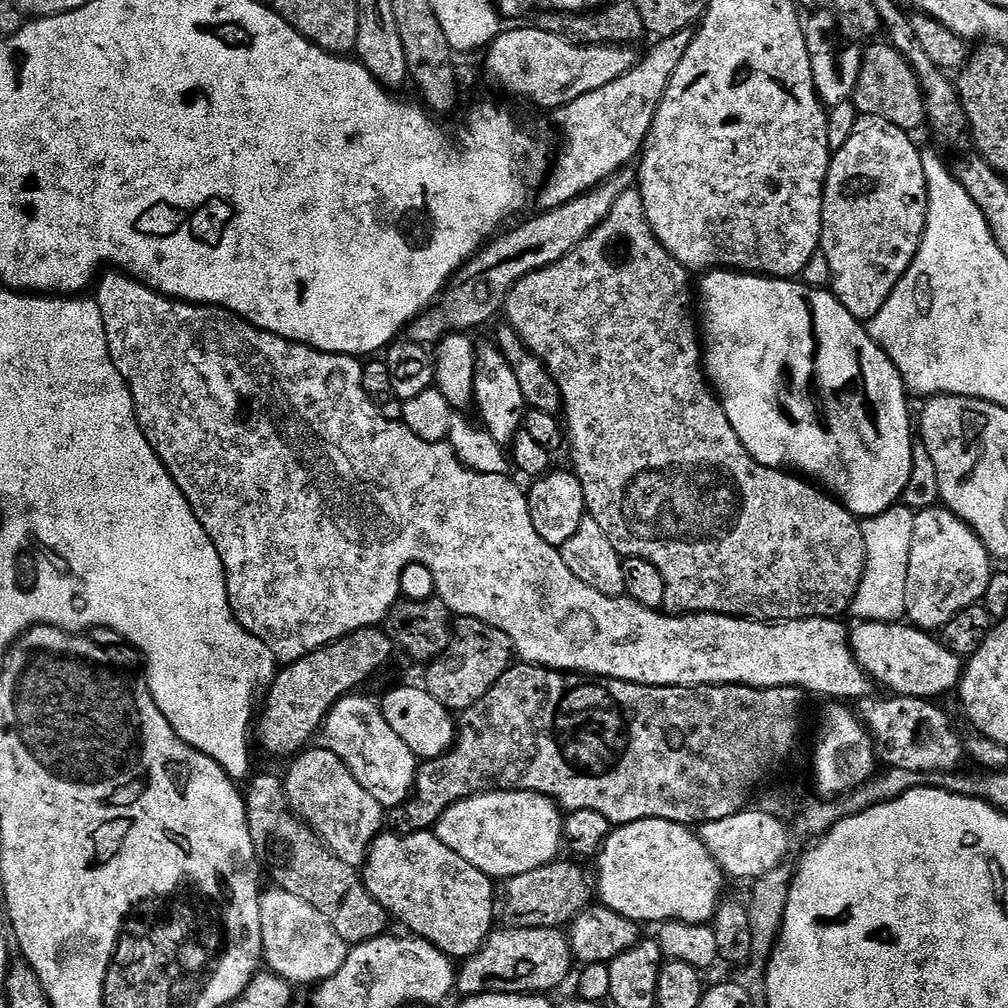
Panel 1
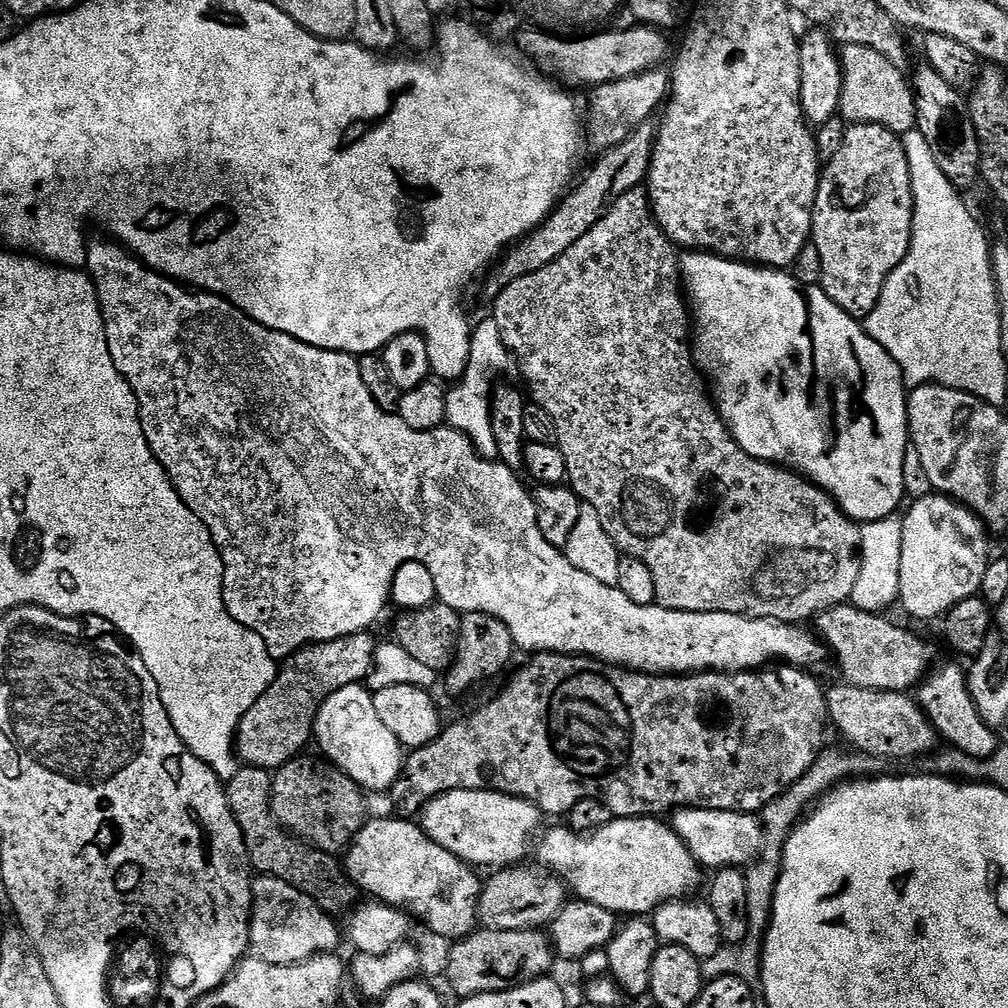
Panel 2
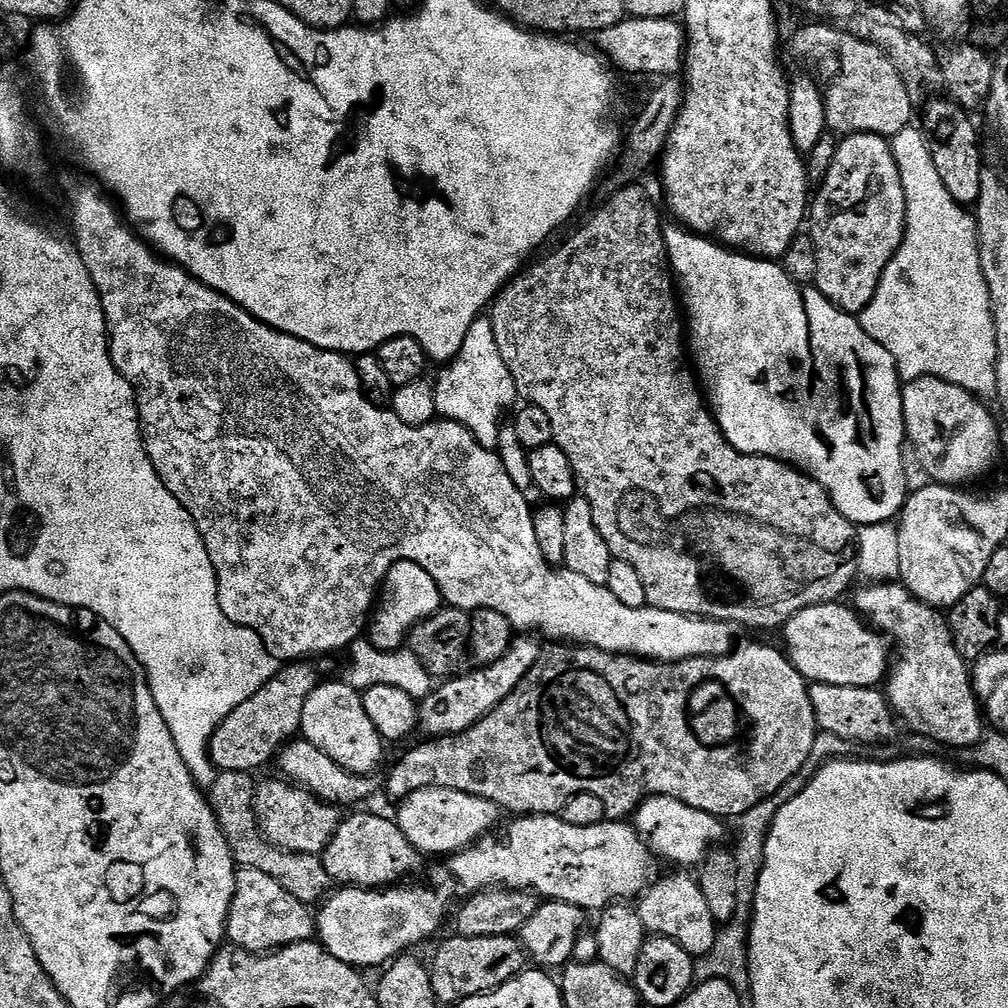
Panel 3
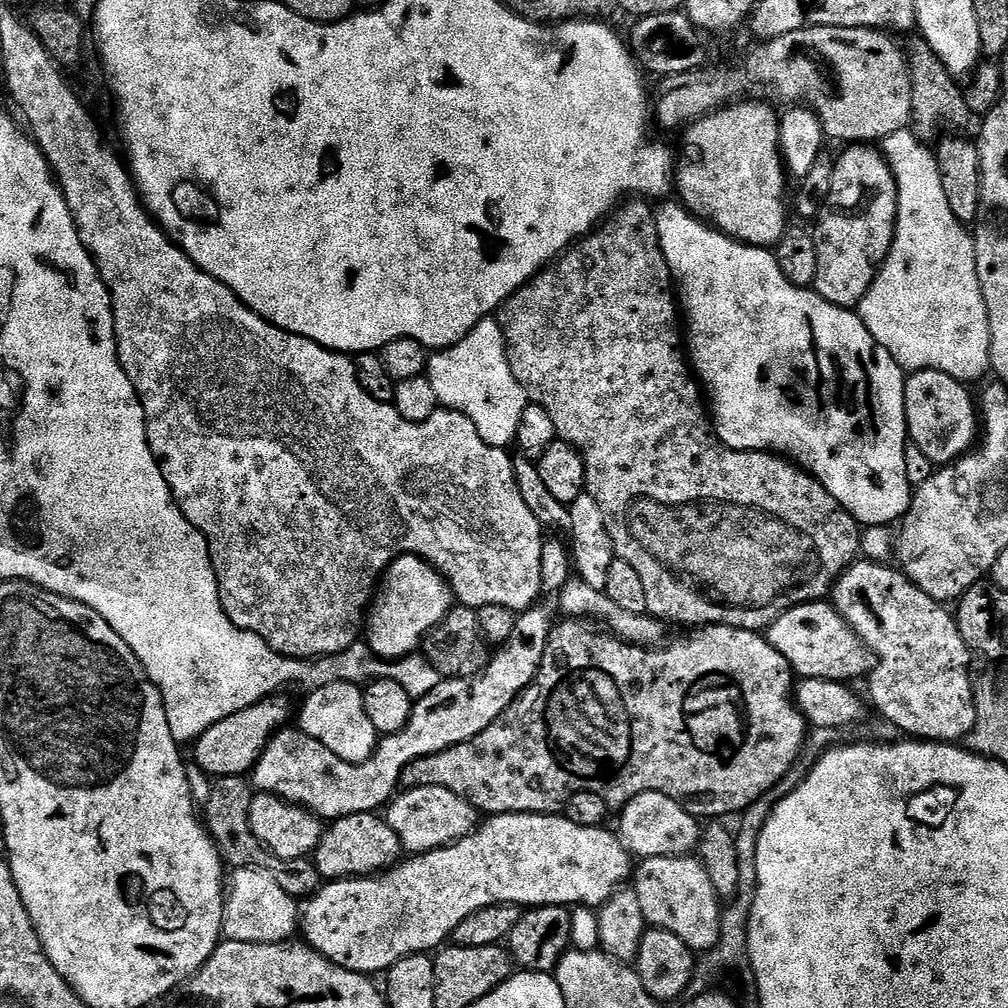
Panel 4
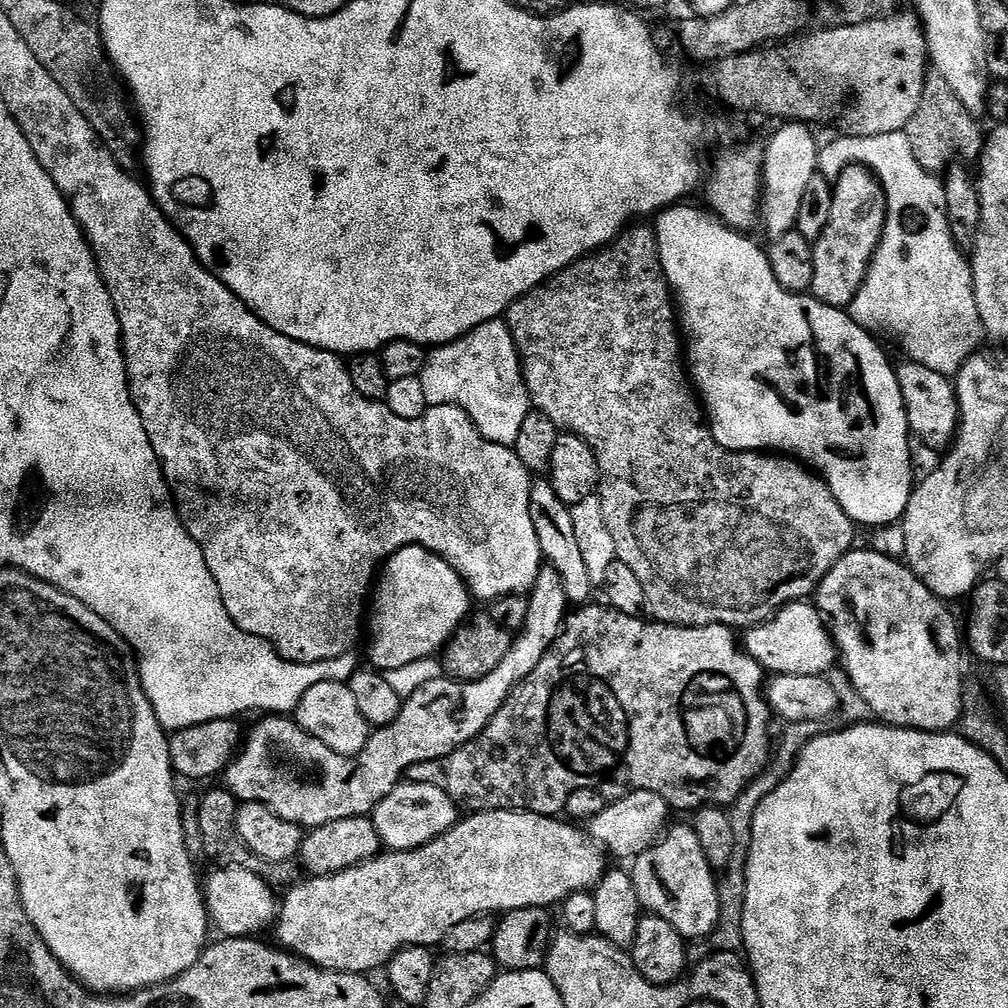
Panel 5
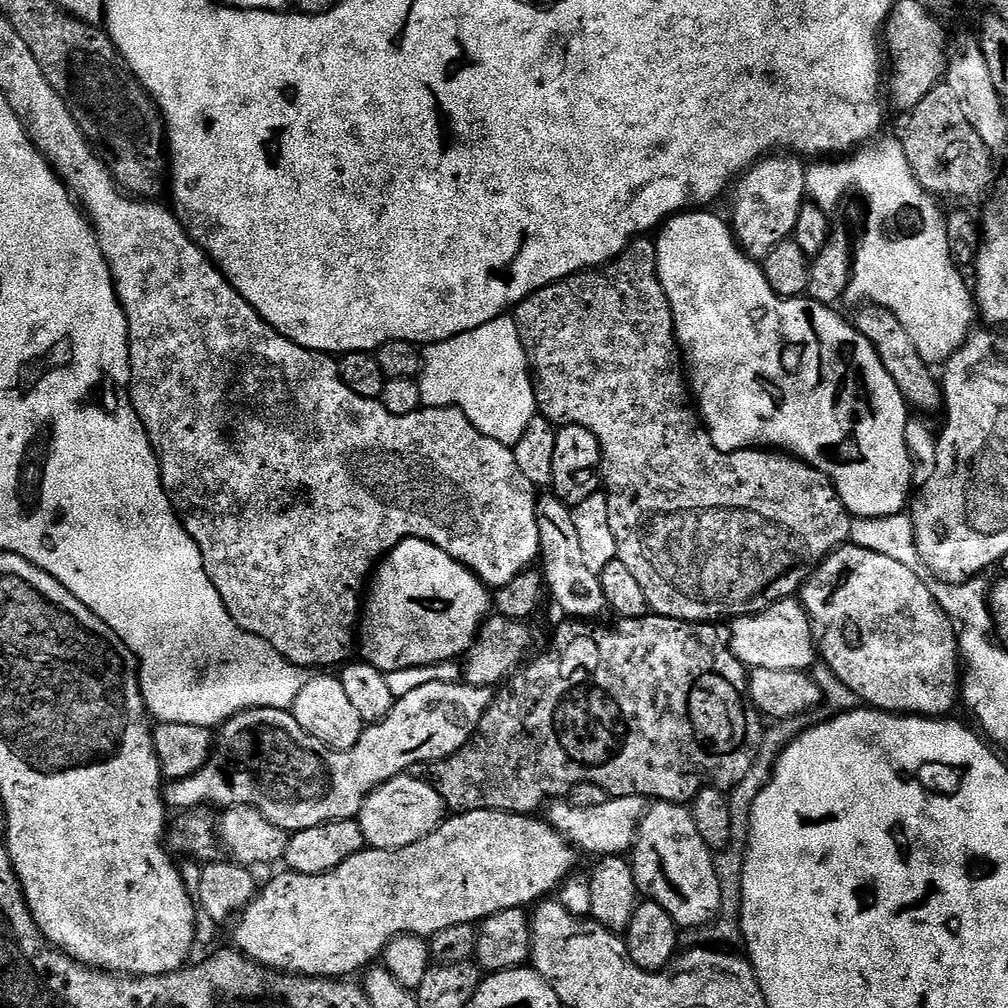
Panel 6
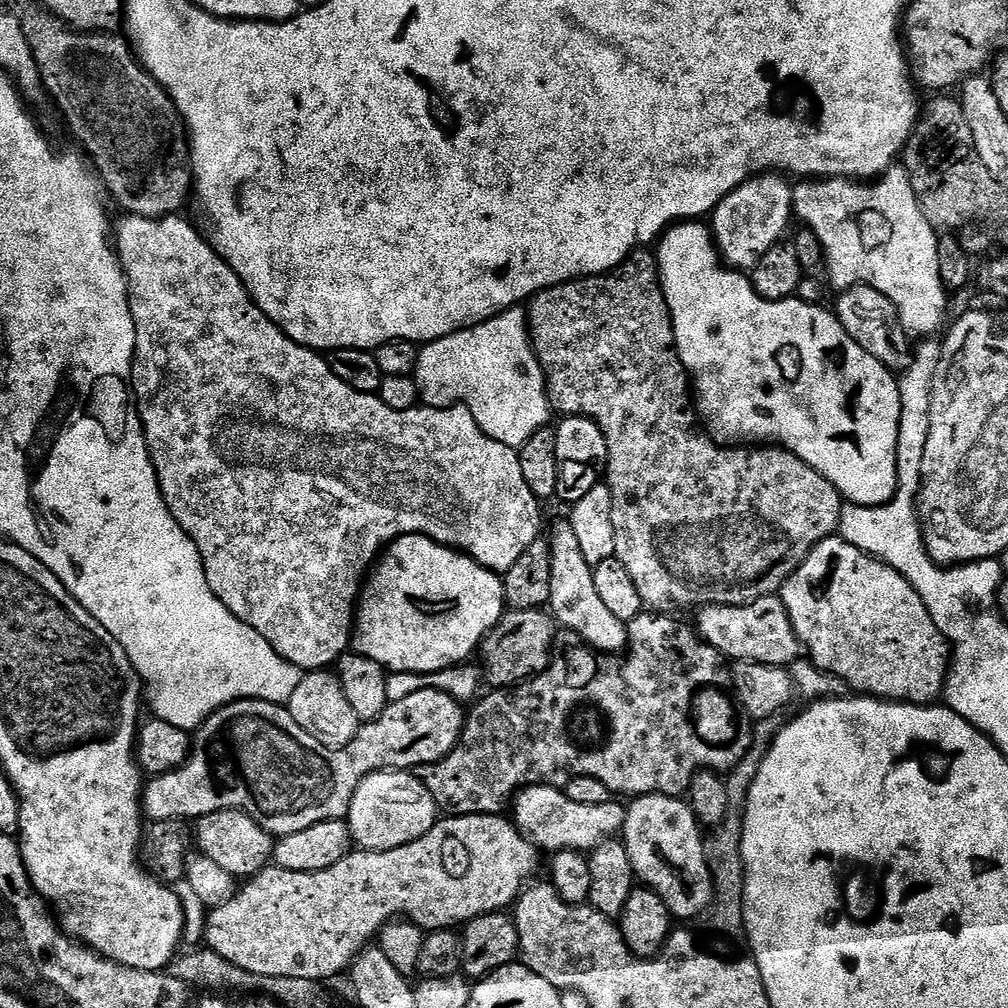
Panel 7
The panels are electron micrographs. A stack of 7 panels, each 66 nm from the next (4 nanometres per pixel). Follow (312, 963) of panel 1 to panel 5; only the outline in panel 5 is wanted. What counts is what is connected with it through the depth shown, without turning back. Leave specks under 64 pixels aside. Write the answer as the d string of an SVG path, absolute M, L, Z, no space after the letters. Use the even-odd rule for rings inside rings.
M217 867L216 873L206 880L206 899L208 914L214 921L214 928L220 931L221 937L247 936L256 938L273 927L278 919L278 896L275 896L273 885L258 874L245 868Z

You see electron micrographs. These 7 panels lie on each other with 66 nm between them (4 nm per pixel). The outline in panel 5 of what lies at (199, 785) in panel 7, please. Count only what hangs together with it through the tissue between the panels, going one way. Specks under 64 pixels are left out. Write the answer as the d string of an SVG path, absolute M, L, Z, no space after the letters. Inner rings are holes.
M547 566L541 567L527 602L526 622L519 632L515 633L512 649L498 666L498 670L494 670L486 678L464 683L451 678L426 682L426 686L422 686L401 703L400 713L394 722L390 722L385 728L375 729L369 735L366 746L356 756L343 756L330 750L326 742L318 742L318 738L302 730L295 719L287 715L265 715L249 732L247 729L242 747L222 773L223 787L227 788L237 801L264 804L270 810L274 810L278 818L286 818L286 822L299 824L305 830L338 822L342 818L368 816L375 812L380 803L402 783L411 764L440 760L443 756L449 756L455 748L461 748L463 744L476 737L494 718L494 714L498 714L508 695L526 678L530 678L538 662L546 658L546 654L560 637L564 618L570 611L566 592L562 590L562 578L558 578L558 570Z

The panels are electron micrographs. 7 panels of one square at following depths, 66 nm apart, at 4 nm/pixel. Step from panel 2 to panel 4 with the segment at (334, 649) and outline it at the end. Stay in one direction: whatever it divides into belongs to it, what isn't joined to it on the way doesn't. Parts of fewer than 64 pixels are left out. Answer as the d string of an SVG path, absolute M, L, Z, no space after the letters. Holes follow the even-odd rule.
M283 695L270 696L260 700L246 710L238 710L238 714L230 714L230 718L222 718L214 726L210 726L194 741L196 748L196 764L201 773L209 778L222 776L247 777L260 760L260 755L273 736L289 723L288 704Z

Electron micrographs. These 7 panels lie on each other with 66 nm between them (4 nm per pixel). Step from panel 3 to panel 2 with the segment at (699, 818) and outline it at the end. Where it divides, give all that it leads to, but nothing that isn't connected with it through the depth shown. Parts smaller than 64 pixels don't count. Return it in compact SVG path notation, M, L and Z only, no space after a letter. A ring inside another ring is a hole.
M681 808L671 817L670 827L678 833L690 854L705 869L743 869L751 865L761 853L764 838L761 821L755 815L746 812Z

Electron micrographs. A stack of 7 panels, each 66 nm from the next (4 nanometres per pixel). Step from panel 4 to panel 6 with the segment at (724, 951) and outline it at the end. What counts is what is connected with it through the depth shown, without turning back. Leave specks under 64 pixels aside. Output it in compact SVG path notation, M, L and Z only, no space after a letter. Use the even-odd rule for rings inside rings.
M815 711L806 712L803 716L791 716L785 720L777 720L769 723L764 729L764 737L760 739L760 749L754 758L754 766L750 766L746 778L738 782L735 788L731 789L728 796L730 818L732 819L732 833L729 844L718 852L715 857L716 873L718 874L718 890L720 891L720 913L712 921L707 929L707 943L712 946L732 946L728 944L741 943L740 935L740 911L742 910L742 874L744 873L744 863L748 857L748 823L752 817L752 807L754 798L762 794L764 787L772 781L772 772L776 769L776 764L780 756L788 749L788 745L793 740L799 738L801 734L808 731L816 724L823 724L824 721Z

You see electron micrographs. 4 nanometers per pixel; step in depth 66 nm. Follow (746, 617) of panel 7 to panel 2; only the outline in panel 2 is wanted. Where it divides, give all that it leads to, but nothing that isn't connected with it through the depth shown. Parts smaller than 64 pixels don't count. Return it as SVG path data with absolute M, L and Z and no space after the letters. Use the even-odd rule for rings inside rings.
M847 602L816 616L814 628L834 660L836 656L836 664L844 675L841 676L843 683L856 688L907 693L929 675L933 667L932 648L922 637L907 632L902 625L886 617Z

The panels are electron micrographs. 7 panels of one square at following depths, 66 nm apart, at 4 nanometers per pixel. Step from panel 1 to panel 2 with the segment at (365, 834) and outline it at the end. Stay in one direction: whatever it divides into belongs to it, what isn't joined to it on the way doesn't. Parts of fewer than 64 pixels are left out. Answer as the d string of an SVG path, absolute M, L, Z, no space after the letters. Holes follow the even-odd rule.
M297 758L275 769L272 778L272 814L281 828L303 843L328 854L343 853L360 833L360 825L365 823L365 797L343 771L323 768L312 760L304 759Z

